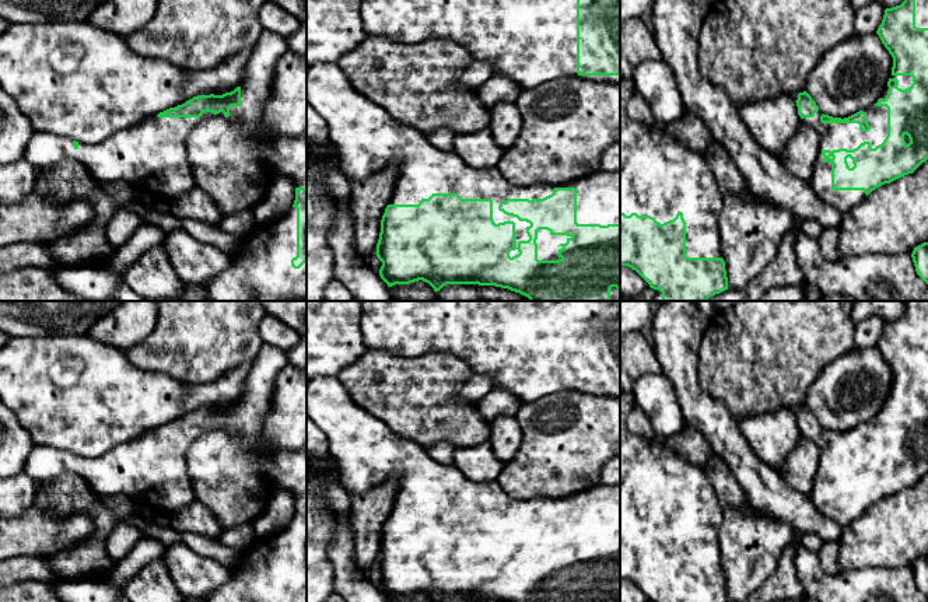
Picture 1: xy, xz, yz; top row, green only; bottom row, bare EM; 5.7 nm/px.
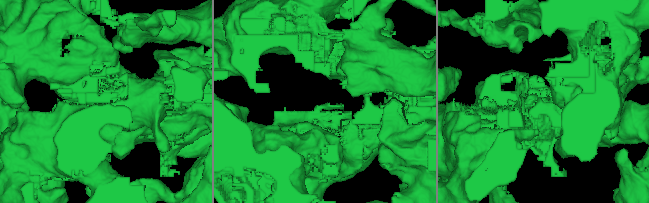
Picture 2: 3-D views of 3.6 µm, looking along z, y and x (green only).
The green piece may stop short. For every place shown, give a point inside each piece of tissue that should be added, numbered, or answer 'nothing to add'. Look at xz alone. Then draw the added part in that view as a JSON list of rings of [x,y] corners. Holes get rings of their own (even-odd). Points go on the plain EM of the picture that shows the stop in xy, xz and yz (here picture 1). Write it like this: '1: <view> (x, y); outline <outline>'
1: xz (367, 451); outline [[[336,377],[307,381],[307,416],[323,431],[329,455],[340,469],[342,484],[350,498],[365,494],[388,480],[399,482],[389,518],[419,518],[433,507],[458,507],[462,512],[491,512],[494,536],[508,533],[515,536],[518,561],[519,554],[529,553],[525,542],[530,538],[500,525],[500,517],[507,512],[543,512],[551,508],[554,501],[575,501],[578,538],[620,538],[620,484],[600,484],[558,500],[547,497],[515,500],[504,493],[497,480],[477,483],[469,480],[454,465],[442,465],[431,459],[427,449],[412,440],[402,438],[386,423],[357,406]]]

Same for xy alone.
1: xy (265, 576); outline [[[290,521],[279,533],[253,542],[244,552],[244,561],[230,571],[228,581],[210,594],[204,602],[307,602],[307,575],[300,581],[291,580],[297,570],[297,522]]]

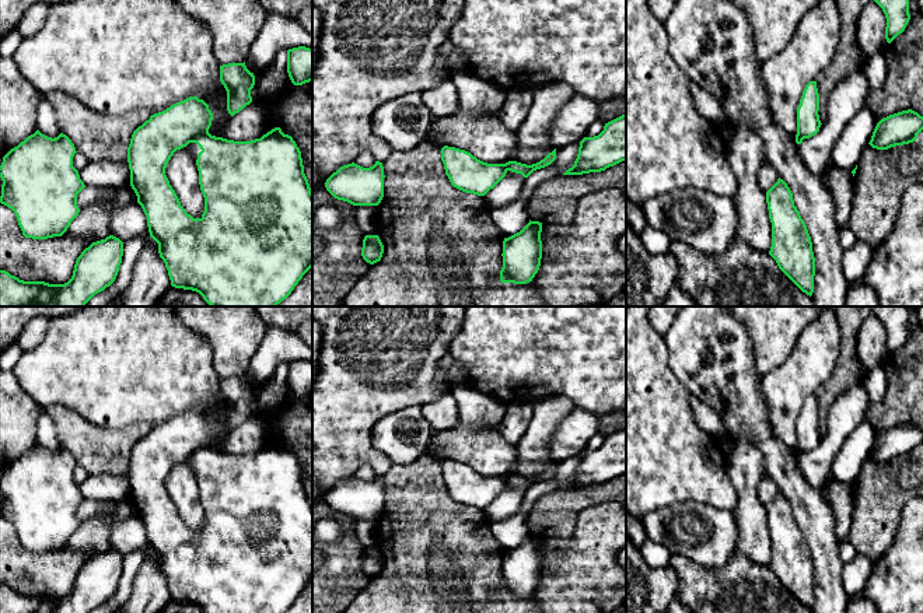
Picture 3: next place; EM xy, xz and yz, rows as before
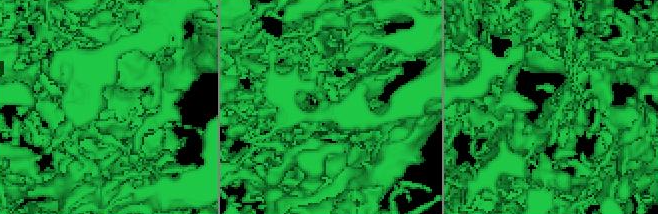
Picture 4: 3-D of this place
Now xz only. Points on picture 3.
1: xz (507, 504); outline [[[507,484],[506,490],[485,509],[485,515],[492,522],[500,522],[521,511],[525,491],[521,487]]]

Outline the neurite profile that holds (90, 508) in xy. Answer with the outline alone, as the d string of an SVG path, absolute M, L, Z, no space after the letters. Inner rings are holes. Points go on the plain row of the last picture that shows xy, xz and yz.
M85 500L77 508L77 519L81 525L97 516L106 516L113 511L115 504L116 502Z

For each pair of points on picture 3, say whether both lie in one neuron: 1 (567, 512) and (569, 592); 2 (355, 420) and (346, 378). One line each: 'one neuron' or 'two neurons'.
1: two neurons
2: one neuron

